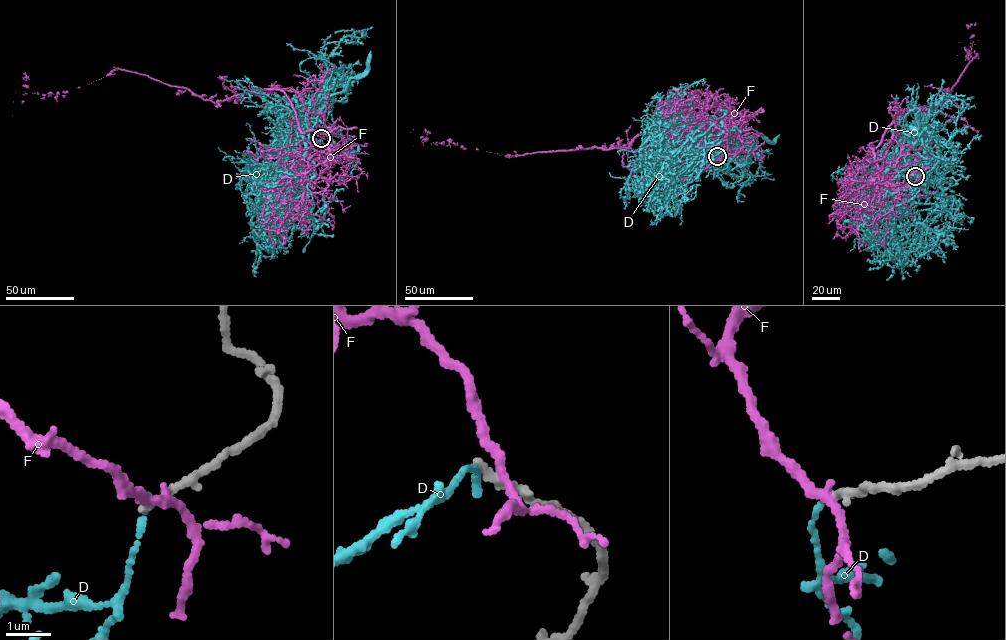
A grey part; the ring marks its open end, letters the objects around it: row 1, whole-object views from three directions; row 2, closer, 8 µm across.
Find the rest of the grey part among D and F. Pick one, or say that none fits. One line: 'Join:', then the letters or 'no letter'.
Join: no letter

